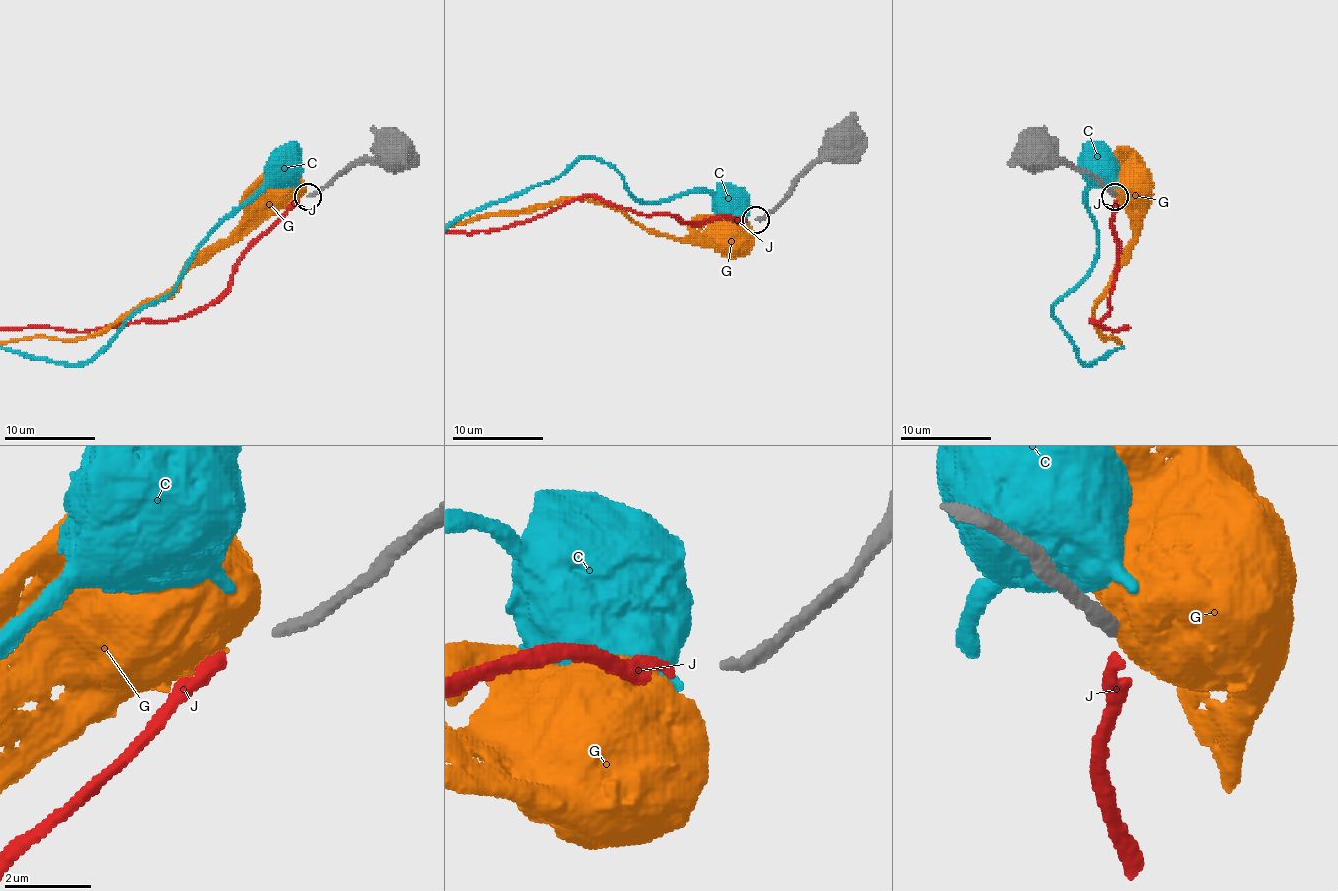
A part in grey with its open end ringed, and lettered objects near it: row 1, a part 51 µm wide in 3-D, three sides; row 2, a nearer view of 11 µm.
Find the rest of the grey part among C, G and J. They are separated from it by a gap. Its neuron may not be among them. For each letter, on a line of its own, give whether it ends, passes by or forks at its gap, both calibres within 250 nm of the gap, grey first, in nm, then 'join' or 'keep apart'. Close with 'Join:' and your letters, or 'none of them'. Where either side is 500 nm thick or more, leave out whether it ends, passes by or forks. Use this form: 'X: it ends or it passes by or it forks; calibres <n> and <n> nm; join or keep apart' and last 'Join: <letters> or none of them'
C: it ends; calibres 280 and 320 nm; keep apart
G: calibres 280 and 900 nm; keep apart
J: it ends; calibres 280 and 280 nm; join
Join: J

